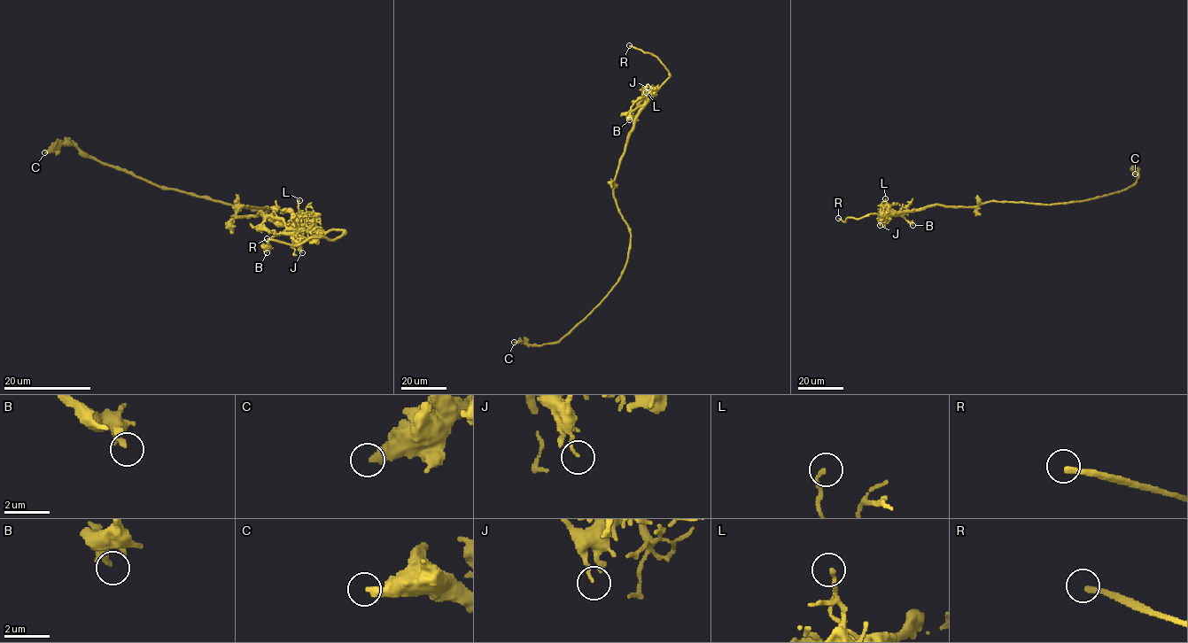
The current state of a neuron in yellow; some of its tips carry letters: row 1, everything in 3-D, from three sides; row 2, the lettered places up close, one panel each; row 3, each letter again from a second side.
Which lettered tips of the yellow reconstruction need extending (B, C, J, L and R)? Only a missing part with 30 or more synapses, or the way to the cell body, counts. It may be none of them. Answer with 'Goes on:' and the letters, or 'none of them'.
Goes on: R

